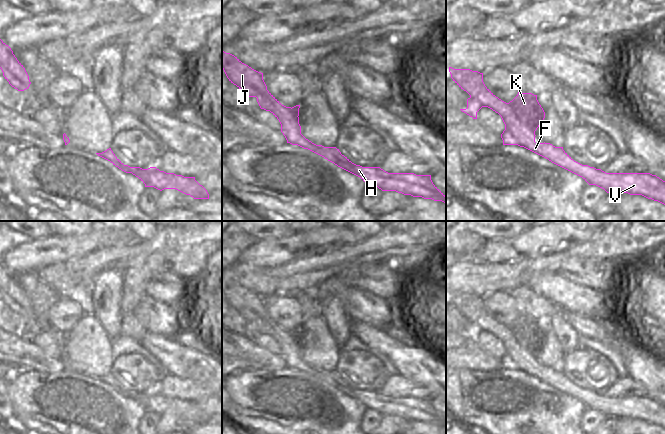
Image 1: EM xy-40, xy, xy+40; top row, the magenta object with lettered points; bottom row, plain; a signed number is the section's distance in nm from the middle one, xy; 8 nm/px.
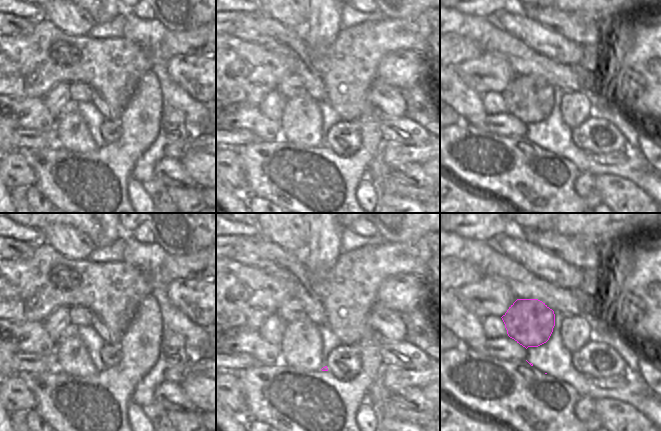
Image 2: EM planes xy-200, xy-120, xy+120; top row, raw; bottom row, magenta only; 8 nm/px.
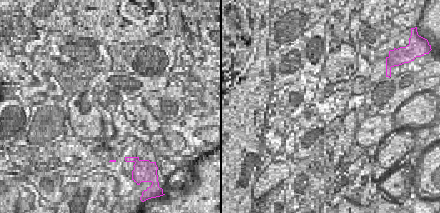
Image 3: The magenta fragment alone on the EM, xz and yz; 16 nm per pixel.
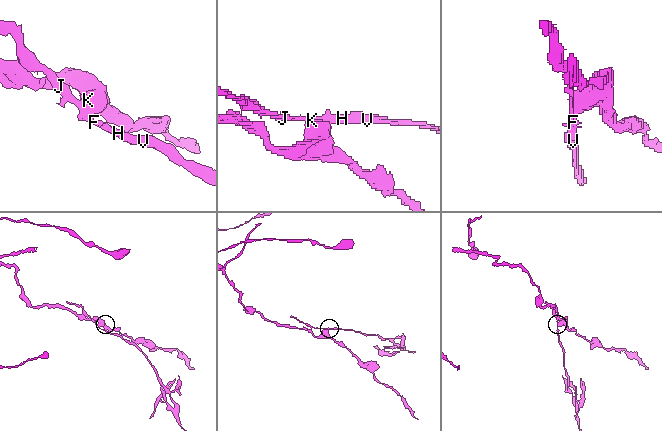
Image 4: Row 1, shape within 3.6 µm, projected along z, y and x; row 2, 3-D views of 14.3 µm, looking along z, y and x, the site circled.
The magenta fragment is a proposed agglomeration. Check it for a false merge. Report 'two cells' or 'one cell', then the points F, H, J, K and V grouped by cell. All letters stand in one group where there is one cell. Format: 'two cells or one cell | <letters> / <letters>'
two cells | F H J V / K

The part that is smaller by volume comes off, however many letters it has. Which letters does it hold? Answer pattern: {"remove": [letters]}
{"remove": ["F", "H", "J", "V"]}

